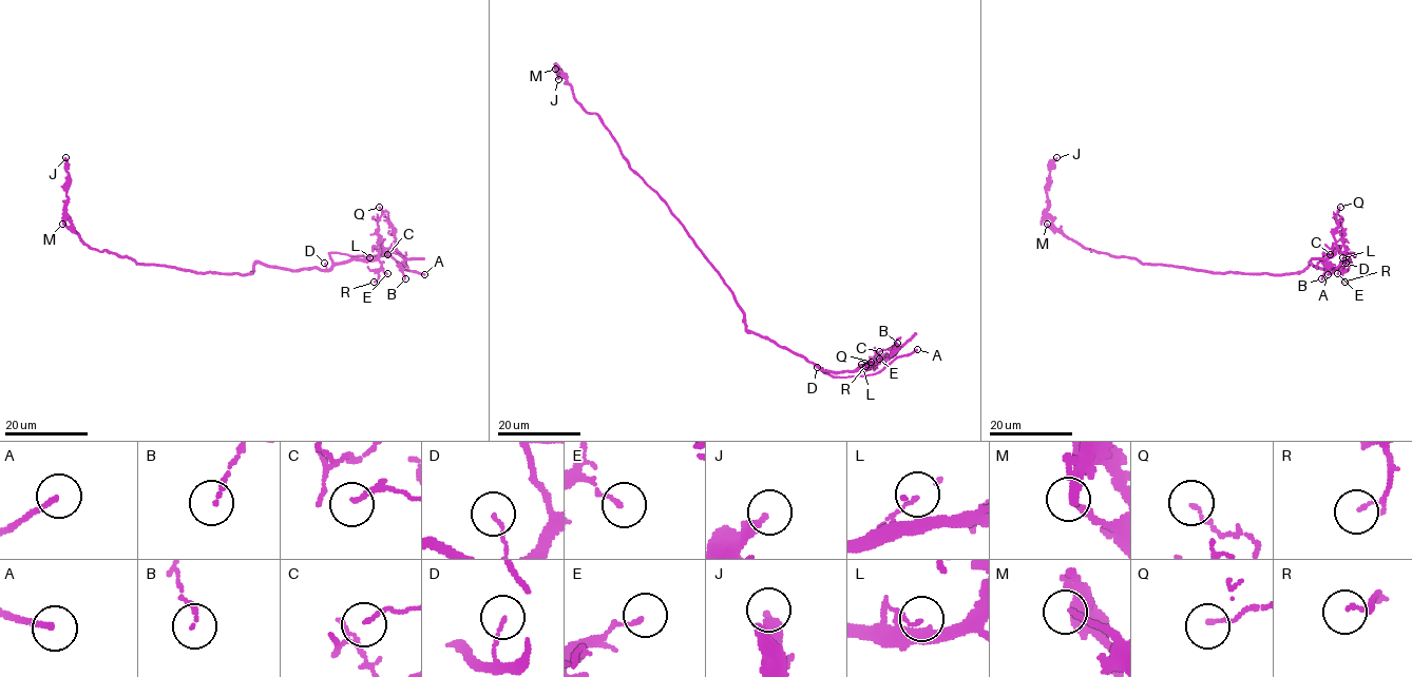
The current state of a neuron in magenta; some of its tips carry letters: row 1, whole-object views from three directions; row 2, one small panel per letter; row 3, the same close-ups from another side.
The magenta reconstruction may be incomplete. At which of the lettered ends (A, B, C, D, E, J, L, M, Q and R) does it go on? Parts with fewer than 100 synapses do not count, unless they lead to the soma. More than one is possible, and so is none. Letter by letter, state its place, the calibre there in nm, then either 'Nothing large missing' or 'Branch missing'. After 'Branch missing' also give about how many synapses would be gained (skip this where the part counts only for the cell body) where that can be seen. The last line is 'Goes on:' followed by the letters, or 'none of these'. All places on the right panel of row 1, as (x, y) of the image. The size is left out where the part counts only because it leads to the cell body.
A: Place: (1328, 274). Thickness 180 nm. Branch missing
B: Place: (1321, 278). Thickness 130 nm. Nothing large missing
C: Place: (1330, 254). Thickness 90 nm. Nothing large missing
D: Place: (1346, 263). Thickness 110 nm. Nothing large missing
E: Place: (1337, 273). Thickness 130 nm. Nothing large missing
J: Place: (1056, 157). Thickness 280 nm. Nothing large missing
L: Place: (1342, 257). Thickness 110 nm. Nothing large missing
M: Place: (1047, 224). Thickness 170 nm. Nothing large missing
Q: Place: (1340, 207). Thickness 100 nm. Nothing large missing
R: Place: (1344, 282). Thickness 80 nm. Nothing large missing
Goes on: A

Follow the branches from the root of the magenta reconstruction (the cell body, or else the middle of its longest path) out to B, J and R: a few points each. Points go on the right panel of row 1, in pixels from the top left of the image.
B: (1231, 272), (1290, 274), (1311, 263), (1325, 270), (1347, 269), (1350, 260), (1337, 250), (1327, 259), (1321, 278)
J: (1231, 272), (1141, 263), (1133, 257), (1091, 251), (1066, 238), (1047, 212), (1050, 163), (1056, 157)
R: (1231, 272), (1290, 274), (1302, 271), (1311, 263), (1325, 270), (1347, 269), (1349, 259), (1341, 264), (1344, 282)

